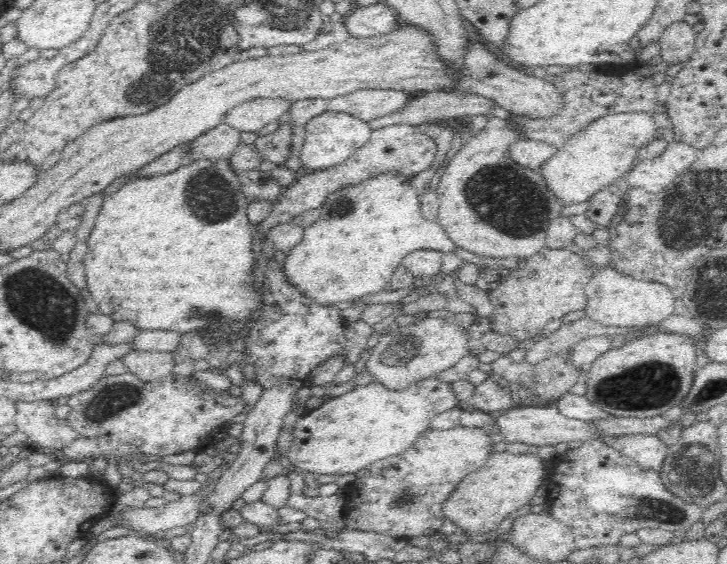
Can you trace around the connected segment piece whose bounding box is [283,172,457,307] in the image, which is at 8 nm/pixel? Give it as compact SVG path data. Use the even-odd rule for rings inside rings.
M388 172L330 194L320 208L320 218L304 227L302 240L288 254L283 266L286 279L319 305L340 307L350 305L367 294L384 290L402 260L416 250L436 250L445 255L455 252L455 242L438 220L429 221L422 216L418 199L420 194L410 186L412 179L411 176Z

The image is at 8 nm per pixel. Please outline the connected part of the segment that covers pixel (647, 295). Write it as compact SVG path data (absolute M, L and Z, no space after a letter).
M602 267L585 286L586 316L604 326L647 327L674 314L673 292L659 282L645 281L620 274L614 267Z

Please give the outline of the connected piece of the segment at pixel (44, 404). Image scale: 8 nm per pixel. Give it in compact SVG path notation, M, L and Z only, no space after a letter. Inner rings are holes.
M48 400L16 403L17 430L27 434L29 445L49 448L55 453L78 438L68 419L56 417L56 407Z

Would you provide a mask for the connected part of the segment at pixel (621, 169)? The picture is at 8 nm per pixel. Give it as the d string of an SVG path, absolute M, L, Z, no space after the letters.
M626 112L608 114L594 120L581 132L574 134L560 152L554 154L544 166L544 178L550 191L564 206L590 200L594 194L625 177L637 162L638 152L654 141L661 133L656 127L654 114L657 112Z

